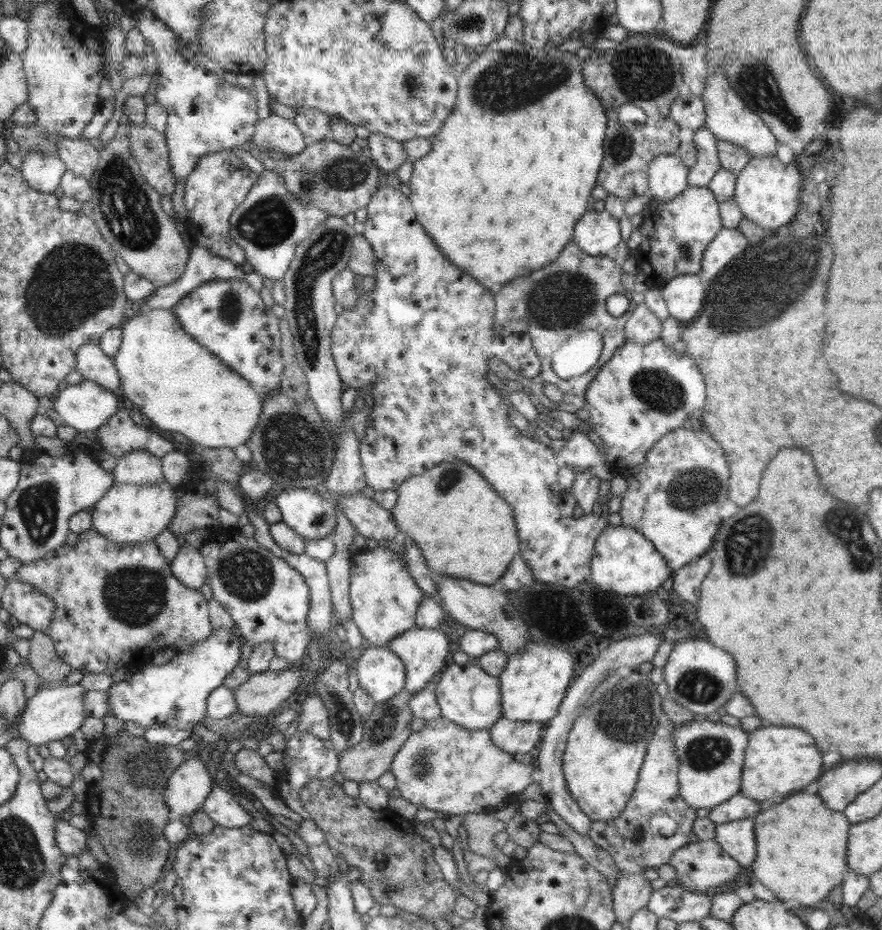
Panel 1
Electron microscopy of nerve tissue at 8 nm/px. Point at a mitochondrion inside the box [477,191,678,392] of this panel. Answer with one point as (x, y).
(563, 300)

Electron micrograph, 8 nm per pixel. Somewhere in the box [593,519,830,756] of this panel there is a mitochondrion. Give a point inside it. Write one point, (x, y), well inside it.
(699, 686)

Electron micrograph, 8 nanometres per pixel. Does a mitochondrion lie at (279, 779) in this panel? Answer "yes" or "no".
no

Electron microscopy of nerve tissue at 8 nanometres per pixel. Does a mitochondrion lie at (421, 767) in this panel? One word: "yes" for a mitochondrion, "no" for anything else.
yes

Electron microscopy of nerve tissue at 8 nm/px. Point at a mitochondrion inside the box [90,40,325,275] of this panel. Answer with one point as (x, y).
(123, 200)

